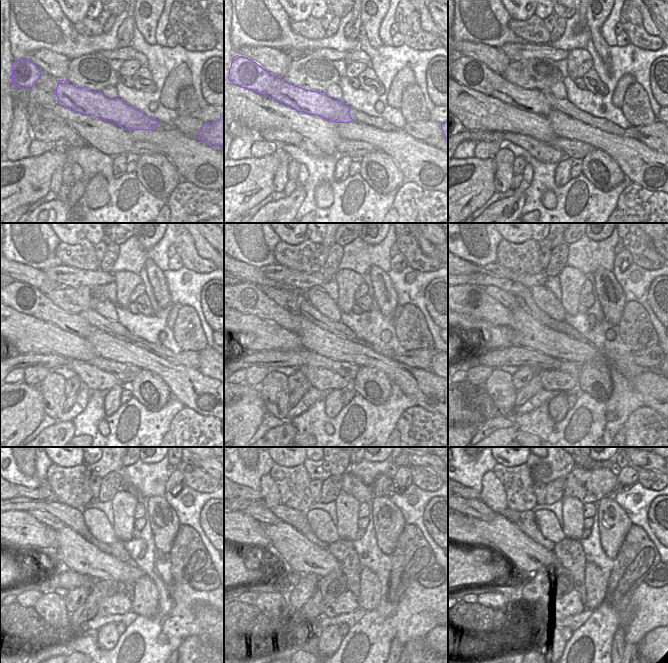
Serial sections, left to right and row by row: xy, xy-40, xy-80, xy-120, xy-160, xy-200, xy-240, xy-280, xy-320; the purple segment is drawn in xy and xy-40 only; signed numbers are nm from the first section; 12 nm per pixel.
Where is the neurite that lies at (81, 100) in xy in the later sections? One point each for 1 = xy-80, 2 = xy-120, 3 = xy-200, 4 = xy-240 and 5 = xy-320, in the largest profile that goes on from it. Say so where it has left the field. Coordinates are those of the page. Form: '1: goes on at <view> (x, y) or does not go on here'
1: goes on at xy-80 (471, 73)
2: goes on at xy-120 (24, 298)
3: goes on at xy-200 (468, 299)
4: goes on at xy-240 (20, 527)
5: goes on at xy-320 (468, 538)

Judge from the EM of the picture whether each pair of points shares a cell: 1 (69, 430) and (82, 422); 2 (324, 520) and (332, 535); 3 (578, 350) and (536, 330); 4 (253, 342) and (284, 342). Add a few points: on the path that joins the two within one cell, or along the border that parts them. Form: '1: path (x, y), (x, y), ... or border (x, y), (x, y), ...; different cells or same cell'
1: border (71, 420), (74, 425), (74, 435); different cells
2: path (324, 524), (328, 531); same cell
3: path (568, 348), (546, 340); same cell
4: path (261, 342), (276, 342); same cell

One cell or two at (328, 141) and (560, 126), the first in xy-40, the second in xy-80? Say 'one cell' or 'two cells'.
two cells

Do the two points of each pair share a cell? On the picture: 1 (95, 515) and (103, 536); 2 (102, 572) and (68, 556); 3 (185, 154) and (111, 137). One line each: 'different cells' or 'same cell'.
1: same cell
2: same cell
3: different cells

